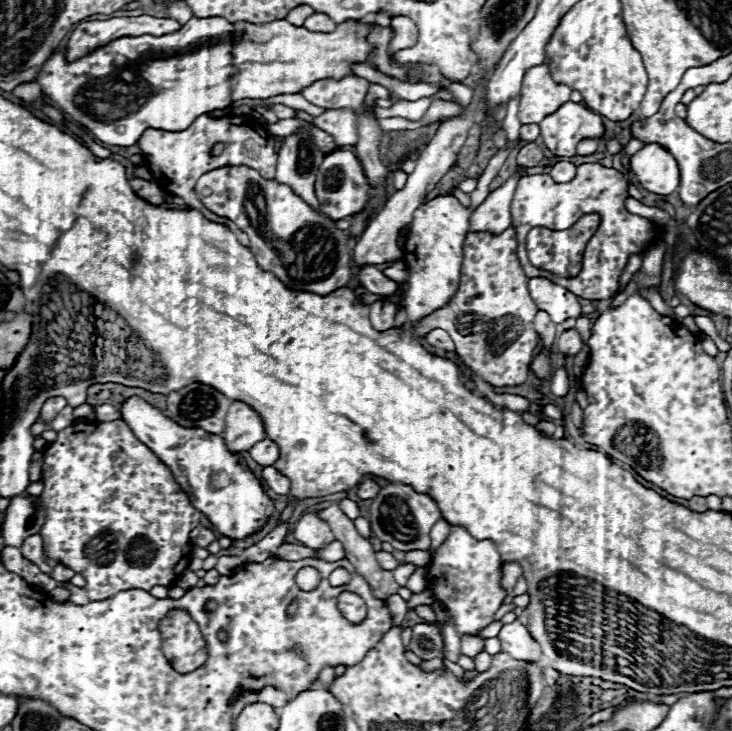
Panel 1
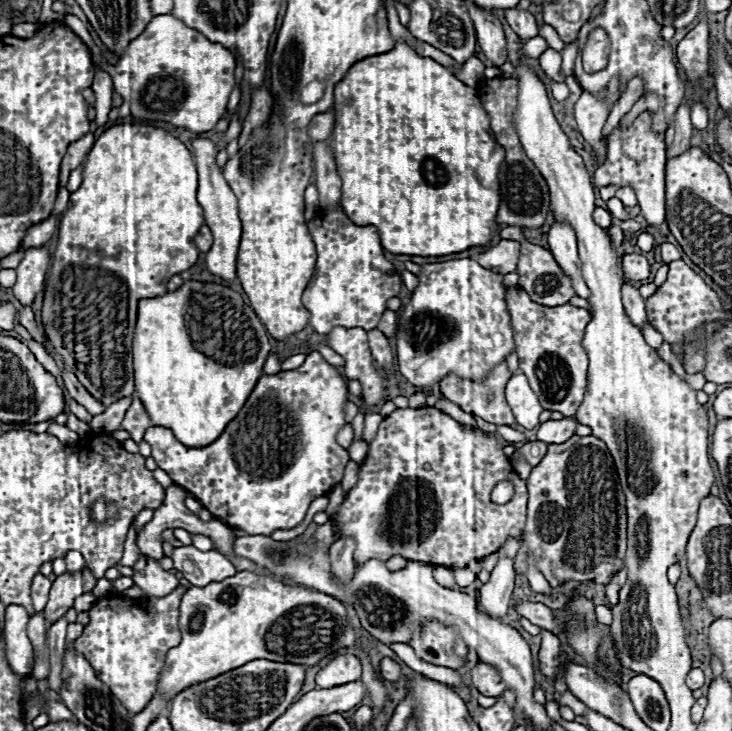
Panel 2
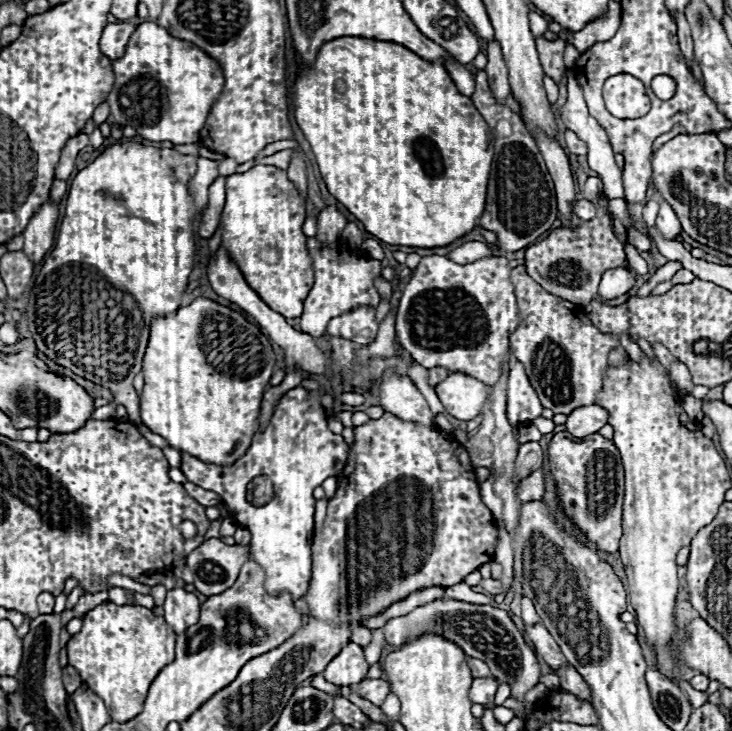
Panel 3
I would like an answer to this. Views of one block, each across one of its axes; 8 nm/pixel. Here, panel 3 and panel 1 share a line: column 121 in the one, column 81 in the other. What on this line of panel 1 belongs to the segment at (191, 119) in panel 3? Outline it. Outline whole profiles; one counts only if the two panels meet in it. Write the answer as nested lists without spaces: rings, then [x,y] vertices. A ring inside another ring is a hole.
[[[192,18],[178,32],[164,36],[124,36],[76,62],[64,60],[64,50],[54,52],[42,66],[36,82],[42,90],[72,118],[72,122],[88,128],[100,142],[112,146],[132,146],[144,130],[162,128],[170,132],[186,130],[198,116],[216,108],[226,108],[234,100],[254,98],[264,100],[278,94],[296,94],[322,78],[342,78],[350,74],[352,62],[366,62],[370,44],[364,40],[368,26],[356,26],[354,20],[338,24],[330,34],[308,32],[302,26],[292,26],[288,20],[270,24],[230,24],[222,18],[200,20]]]

